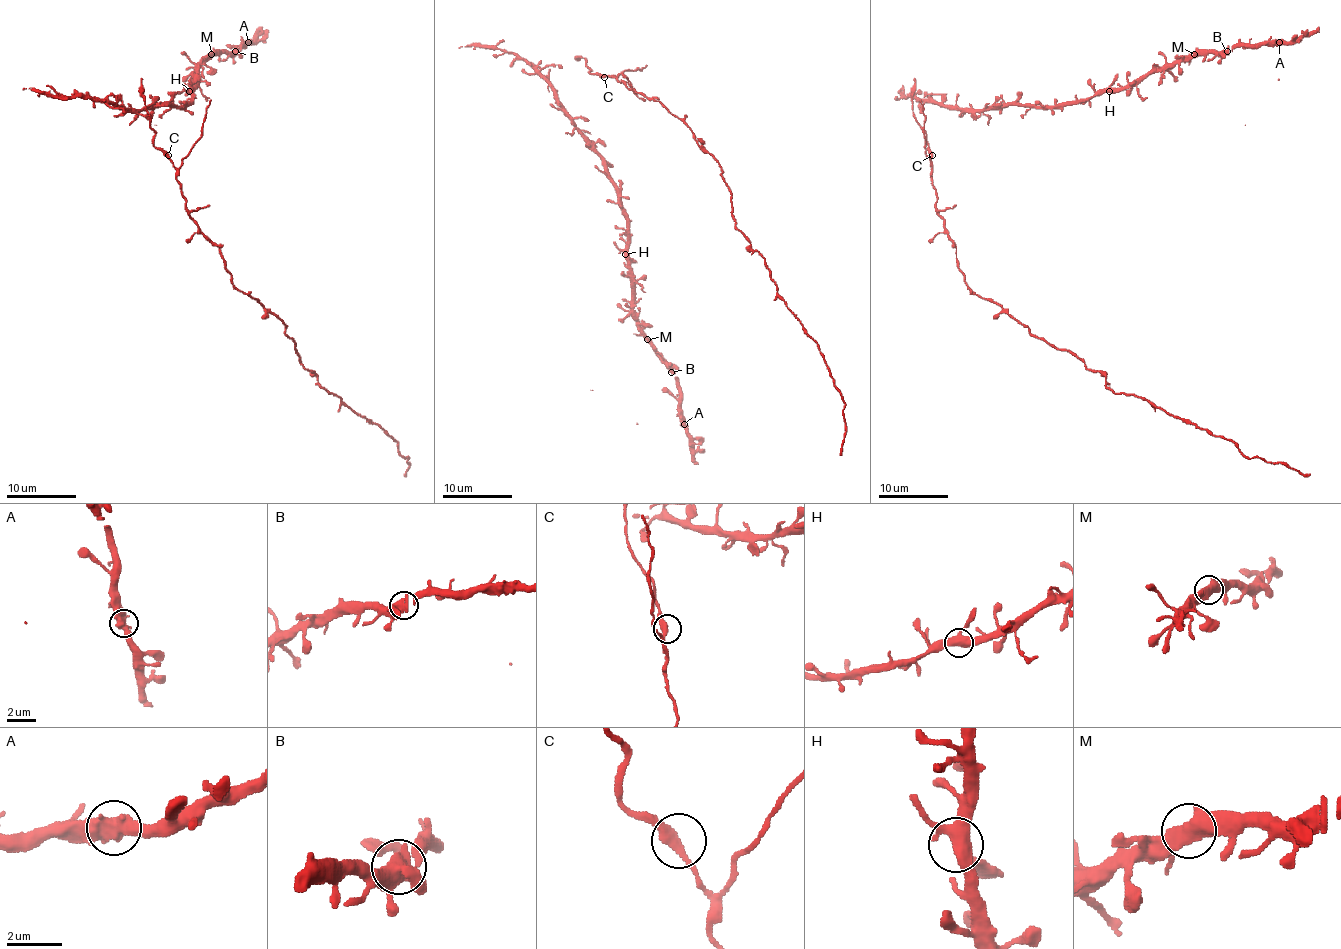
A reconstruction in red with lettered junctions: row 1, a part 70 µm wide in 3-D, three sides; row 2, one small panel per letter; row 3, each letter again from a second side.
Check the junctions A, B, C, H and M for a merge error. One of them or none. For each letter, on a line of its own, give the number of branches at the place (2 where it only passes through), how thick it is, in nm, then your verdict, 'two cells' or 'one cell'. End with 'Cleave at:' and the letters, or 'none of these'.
A: 2 | 550 nm | one cell
B: 3 | 420 nm | one cell
C: 2 | 360 nm | one cell
H: 4 | 480 nm | one cell
M: 2 | 550 nm | one cell
Cleave at: none of these

